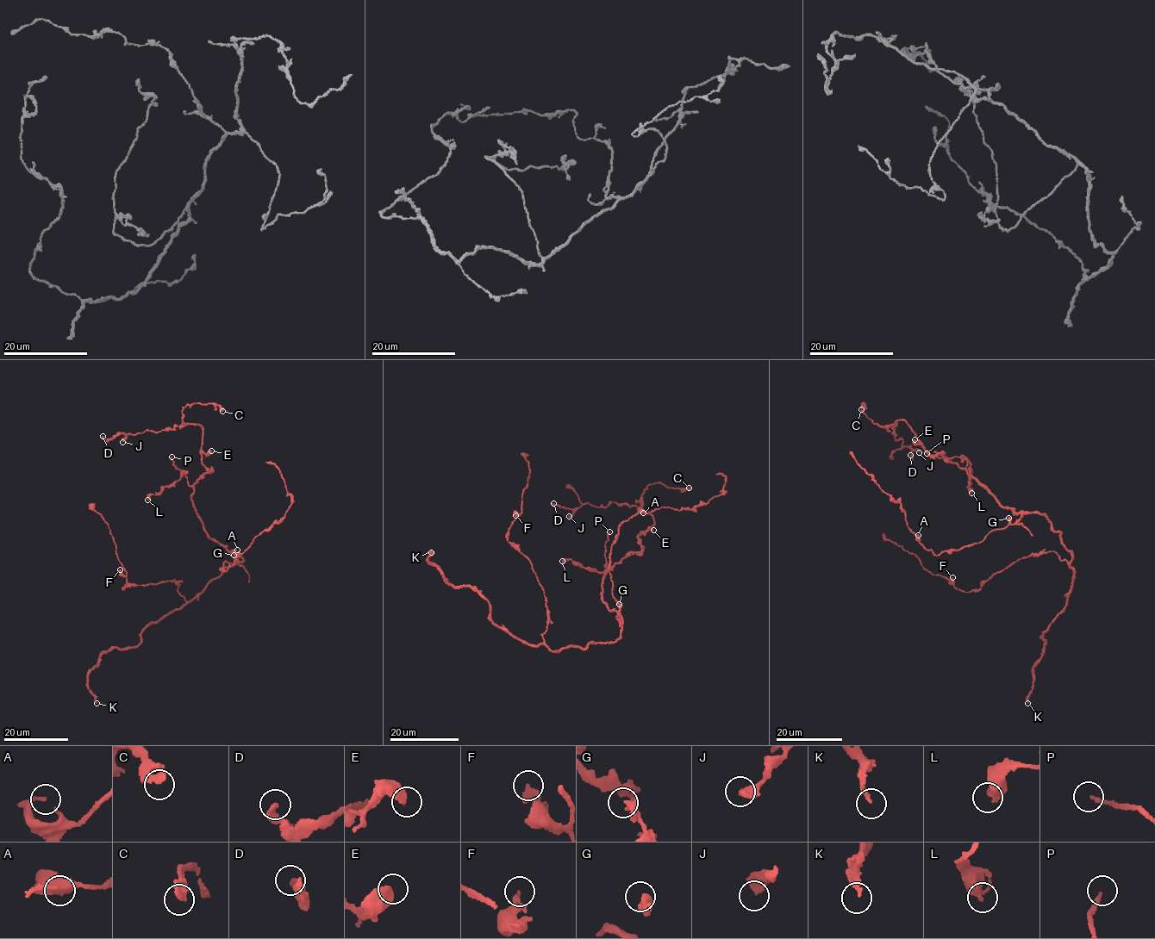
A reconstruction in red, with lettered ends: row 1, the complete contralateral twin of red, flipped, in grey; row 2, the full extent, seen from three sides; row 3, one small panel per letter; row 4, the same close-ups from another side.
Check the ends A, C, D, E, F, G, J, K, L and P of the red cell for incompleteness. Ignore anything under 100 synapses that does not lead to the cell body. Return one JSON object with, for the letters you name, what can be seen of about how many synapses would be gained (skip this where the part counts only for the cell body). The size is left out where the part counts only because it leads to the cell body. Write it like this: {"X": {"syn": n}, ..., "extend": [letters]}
{"extend": []}

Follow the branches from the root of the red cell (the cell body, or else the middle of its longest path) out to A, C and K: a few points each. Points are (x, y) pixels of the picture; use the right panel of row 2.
A: (1044, 514), (1022, 513), (1018, 521), (1002, 529), (991, 531), (980, 542), (936, 556), (919, 542), (918, 535)
C: (1044, 514), (1014, 514), (964, 469), (930, 456), (904, 420), (879, 426), (861, 409)
K: (1044, 514), (1072, 553), (1075, 573), (1064, 607), (1040, 637), (1045, 643), (1033, 668), (1027, 703)

